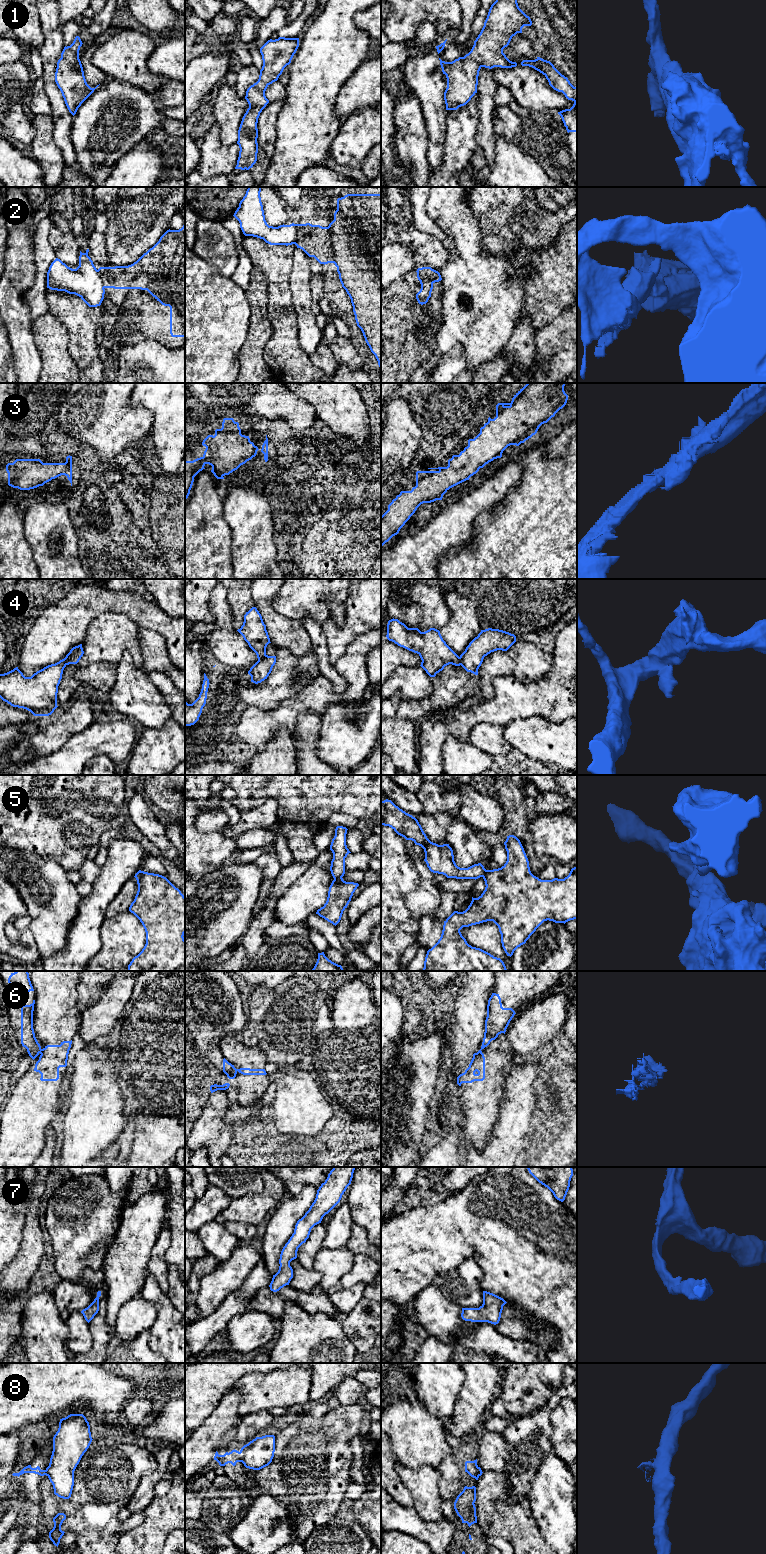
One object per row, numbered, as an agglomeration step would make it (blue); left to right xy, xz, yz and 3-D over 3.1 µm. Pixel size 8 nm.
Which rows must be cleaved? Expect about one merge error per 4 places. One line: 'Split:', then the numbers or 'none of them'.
Split: 2, 4, 5, 6, 8

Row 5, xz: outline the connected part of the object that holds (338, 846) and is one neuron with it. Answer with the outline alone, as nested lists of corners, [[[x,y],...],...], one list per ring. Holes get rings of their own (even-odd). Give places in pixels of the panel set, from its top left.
[[[337,826],[335,829],[335,836],[332,839],[330,850],[333,853],[330,871],[334,879],[340,879],[345,874],[345,858],[349,853],[346,845],[347,828]]]

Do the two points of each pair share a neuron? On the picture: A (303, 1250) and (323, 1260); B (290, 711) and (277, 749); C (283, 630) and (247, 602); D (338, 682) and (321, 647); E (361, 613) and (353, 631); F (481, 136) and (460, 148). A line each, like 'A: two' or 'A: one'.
A: two
B: two
C: two
D: one
E: one
F: two

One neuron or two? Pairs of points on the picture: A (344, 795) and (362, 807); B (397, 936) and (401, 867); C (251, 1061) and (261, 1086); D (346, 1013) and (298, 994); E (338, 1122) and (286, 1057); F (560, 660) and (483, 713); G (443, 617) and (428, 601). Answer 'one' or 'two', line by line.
A: one
B: one
C: one
D: two
E: two
F: one
G: one

